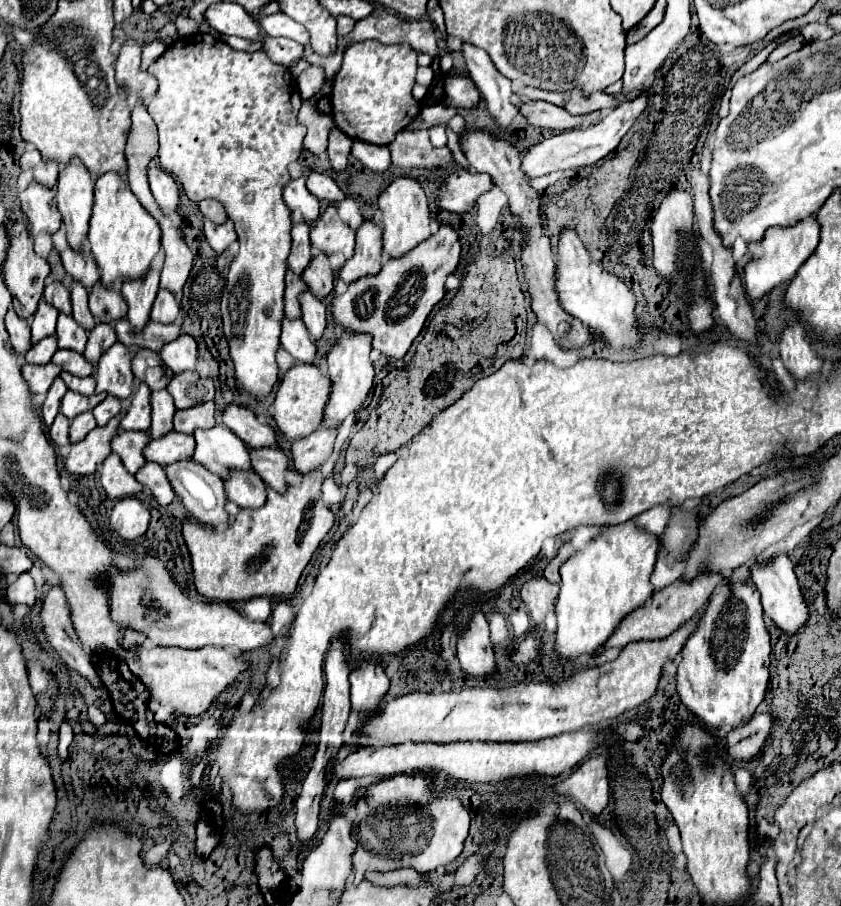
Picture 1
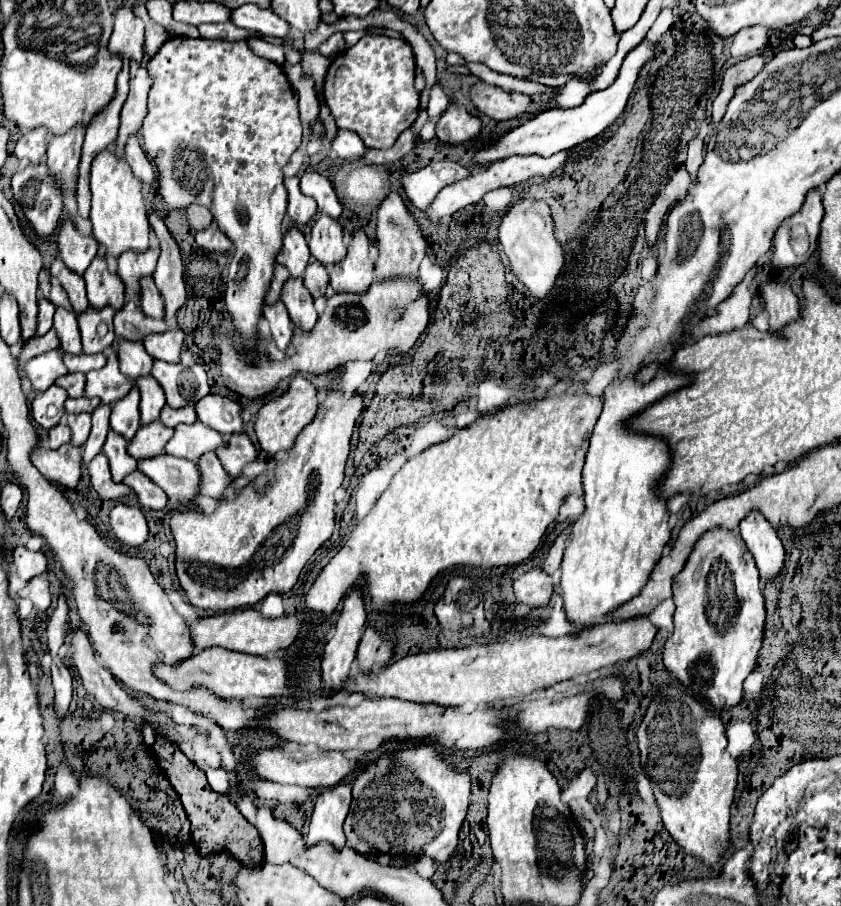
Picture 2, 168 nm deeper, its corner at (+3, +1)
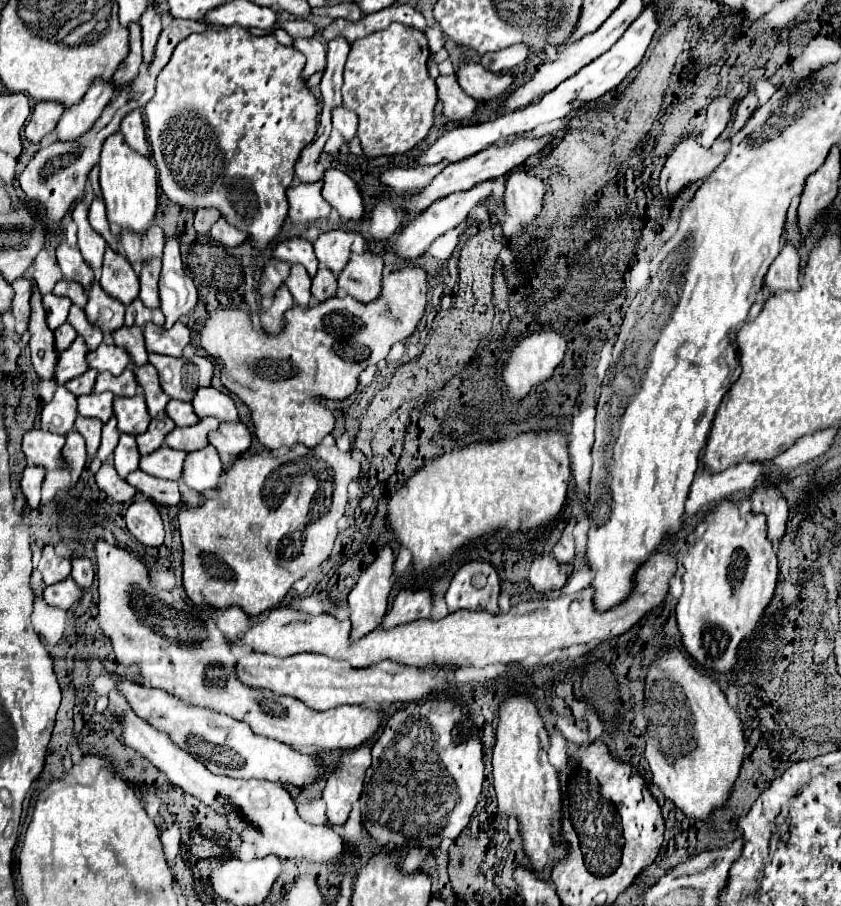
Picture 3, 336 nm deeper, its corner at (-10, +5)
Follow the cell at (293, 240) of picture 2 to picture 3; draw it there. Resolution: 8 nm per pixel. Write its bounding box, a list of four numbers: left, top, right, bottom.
[273,239,317,277]

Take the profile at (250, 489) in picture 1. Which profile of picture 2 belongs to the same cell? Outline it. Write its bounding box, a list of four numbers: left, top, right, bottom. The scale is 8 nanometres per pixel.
[198,453,232,501]

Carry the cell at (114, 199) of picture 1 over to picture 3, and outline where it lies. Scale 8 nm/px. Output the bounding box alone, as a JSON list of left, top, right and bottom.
[101,133,157,233]

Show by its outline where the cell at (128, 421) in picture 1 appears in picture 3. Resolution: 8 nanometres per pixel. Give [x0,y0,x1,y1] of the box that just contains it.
[113,391,151,435]

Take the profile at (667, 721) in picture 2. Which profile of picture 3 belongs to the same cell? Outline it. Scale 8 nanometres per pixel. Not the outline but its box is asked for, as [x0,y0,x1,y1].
[643,647,745,821]

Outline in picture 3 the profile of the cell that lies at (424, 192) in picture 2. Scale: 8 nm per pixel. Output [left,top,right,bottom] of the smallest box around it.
[379,163,449,195]

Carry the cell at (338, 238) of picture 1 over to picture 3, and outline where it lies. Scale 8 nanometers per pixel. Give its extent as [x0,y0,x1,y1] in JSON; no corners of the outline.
[313,231,355,275]

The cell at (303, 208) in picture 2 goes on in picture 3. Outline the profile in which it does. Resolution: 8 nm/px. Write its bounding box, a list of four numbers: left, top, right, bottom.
[287,181,331,225]

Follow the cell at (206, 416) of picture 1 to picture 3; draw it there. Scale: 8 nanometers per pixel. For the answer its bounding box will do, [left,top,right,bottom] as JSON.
[165,401,197,427]

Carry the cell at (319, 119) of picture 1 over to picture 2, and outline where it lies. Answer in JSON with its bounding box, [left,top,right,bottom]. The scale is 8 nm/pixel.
[284,63,320,127]

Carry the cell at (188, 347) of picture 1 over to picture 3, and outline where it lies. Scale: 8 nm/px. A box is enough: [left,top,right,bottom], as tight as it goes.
[143,323,191,357]

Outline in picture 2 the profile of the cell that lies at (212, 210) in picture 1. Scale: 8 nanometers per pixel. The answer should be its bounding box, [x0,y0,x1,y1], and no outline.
[186,205,212,231]

